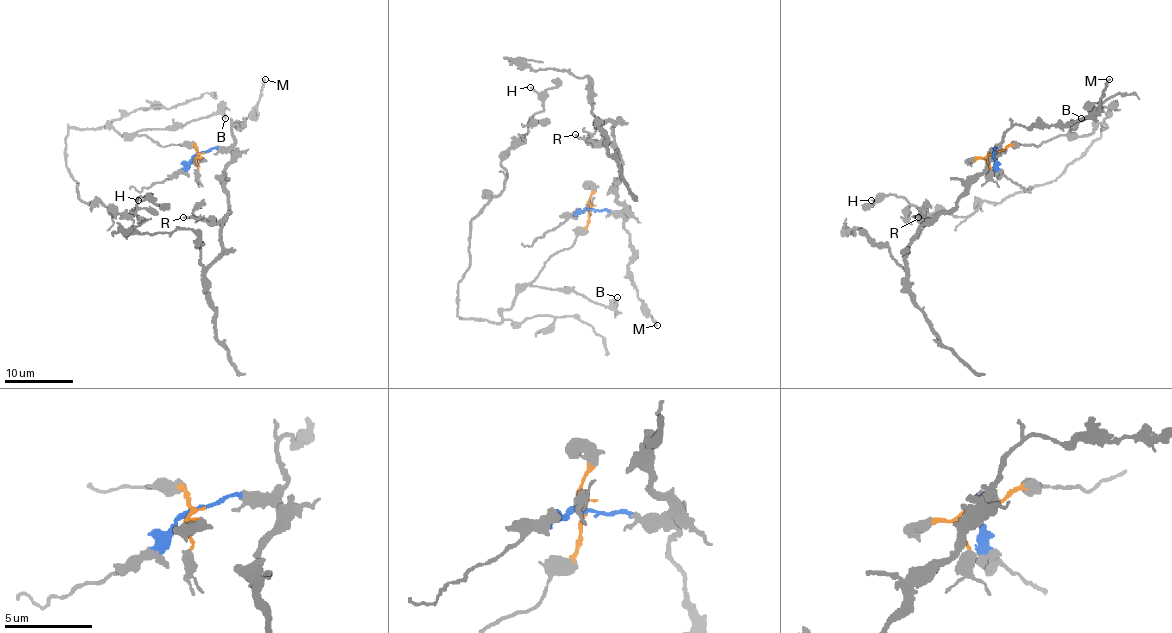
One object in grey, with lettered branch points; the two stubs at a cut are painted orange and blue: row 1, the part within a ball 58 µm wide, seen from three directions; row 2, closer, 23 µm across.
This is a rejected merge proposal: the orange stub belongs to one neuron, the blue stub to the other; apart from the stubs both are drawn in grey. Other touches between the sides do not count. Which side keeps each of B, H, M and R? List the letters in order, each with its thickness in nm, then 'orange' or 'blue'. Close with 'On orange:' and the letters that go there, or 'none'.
B: calibre 130 nm; orange
H: calibre 120 nm; orange
M: calibre 200 nm; blue
R: calibre 170 nm; blue
On orange: B, H

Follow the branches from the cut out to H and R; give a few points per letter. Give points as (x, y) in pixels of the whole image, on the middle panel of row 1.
H: (590, 210), (586, 227), (502, 320), (457, 315), (471, 220), (505, 182), (502, 156), (543, 108), (529, 87)
R: (590, 210), (623, 208), (616, 199), (619, 153), (609, 143), (592, 143), (574, 134)

